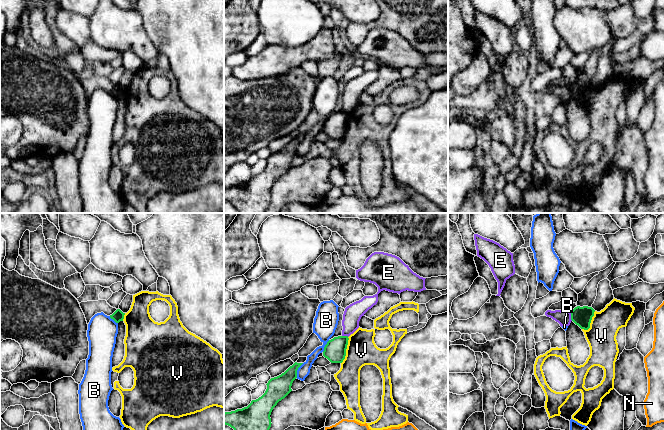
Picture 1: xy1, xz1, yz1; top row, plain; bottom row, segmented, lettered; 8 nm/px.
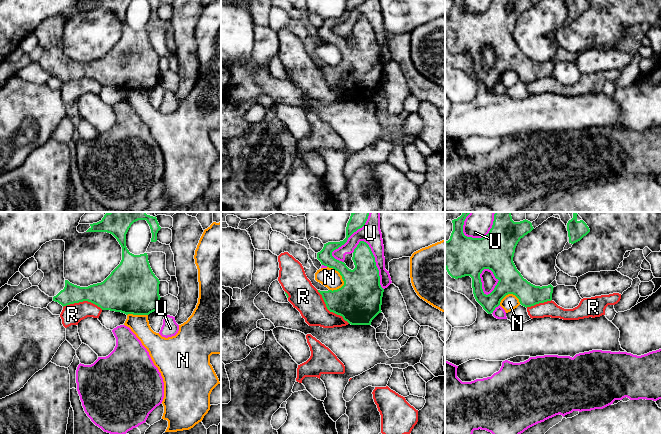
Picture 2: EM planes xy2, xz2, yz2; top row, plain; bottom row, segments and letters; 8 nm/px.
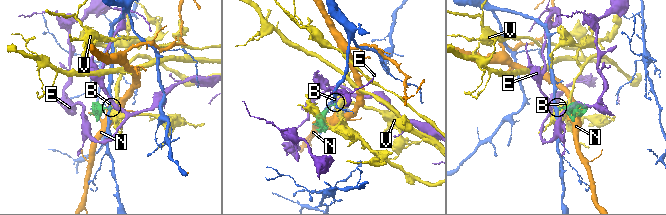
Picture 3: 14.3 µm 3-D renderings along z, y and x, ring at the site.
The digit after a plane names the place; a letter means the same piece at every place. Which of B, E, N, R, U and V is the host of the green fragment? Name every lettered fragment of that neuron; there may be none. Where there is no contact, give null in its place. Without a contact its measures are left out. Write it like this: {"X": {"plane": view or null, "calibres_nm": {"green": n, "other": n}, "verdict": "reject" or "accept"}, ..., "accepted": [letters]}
{"B": {"plane": "xz1", "calibres_nm": {"green": 180, "other": 100}, "verdict": "reject"}, "E": {"plane": "yz1", "calibres_nm": {"green": 160, "other": 110}, "verdict": "reject"}, "N": {"plane": "xz2", "calibres_nm": {"green": 360, "other": 160}, "verdict": "reject"}, "R": {"plane": "xz2", "calibres_nm": {"green": 360, "other": 220}, "verdict": "reject"}, "U": {"plane": "xz2", "calibres_nm": {"green": 300, "other": 160}, "verdict": "reject"}, "V": {"plane": "xz1", "calibres_nm": {"green": 180, "other": 240}, "verdict": "reject"}, "accepted": []}

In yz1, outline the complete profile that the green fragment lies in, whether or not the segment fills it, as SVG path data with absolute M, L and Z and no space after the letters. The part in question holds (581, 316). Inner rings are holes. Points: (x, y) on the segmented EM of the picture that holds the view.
M577 306L571 311L571 320L581 329L588 330L595 310L588 306Z

